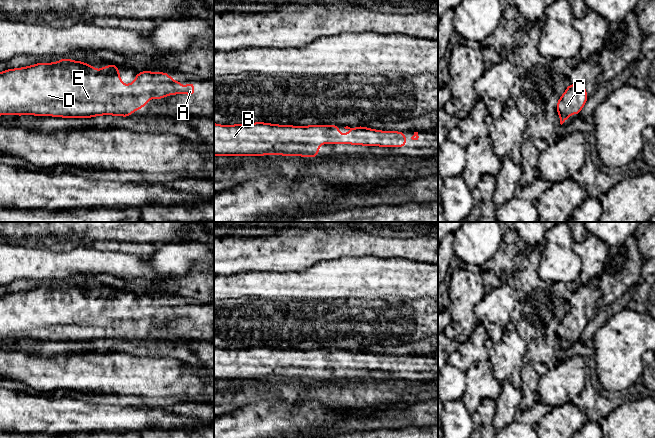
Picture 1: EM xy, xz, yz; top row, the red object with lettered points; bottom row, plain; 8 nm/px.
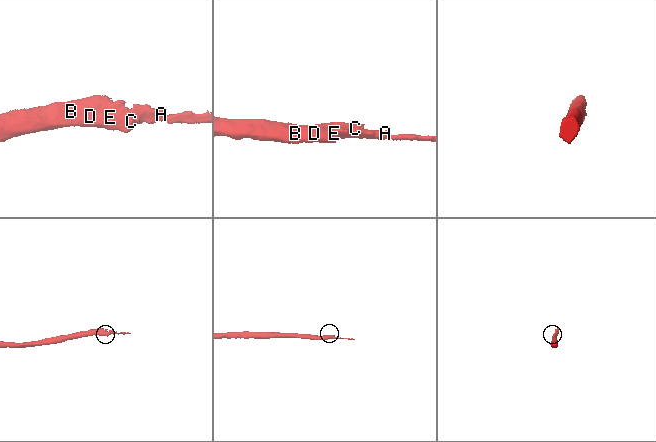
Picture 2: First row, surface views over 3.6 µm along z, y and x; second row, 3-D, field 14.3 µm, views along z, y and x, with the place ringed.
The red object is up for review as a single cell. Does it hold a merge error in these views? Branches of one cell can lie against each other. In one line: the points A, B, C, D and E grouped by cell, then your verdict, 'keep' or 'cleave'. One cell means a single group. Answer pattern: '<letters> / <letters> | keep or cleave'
A B C D E | keep

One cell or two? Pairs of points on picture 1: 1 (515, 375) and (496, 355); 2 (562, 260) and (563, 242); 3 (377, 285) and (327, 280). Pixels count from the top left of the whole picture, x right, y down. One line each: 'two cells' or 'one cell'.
1: one cell
2: one cell
3: one cell

